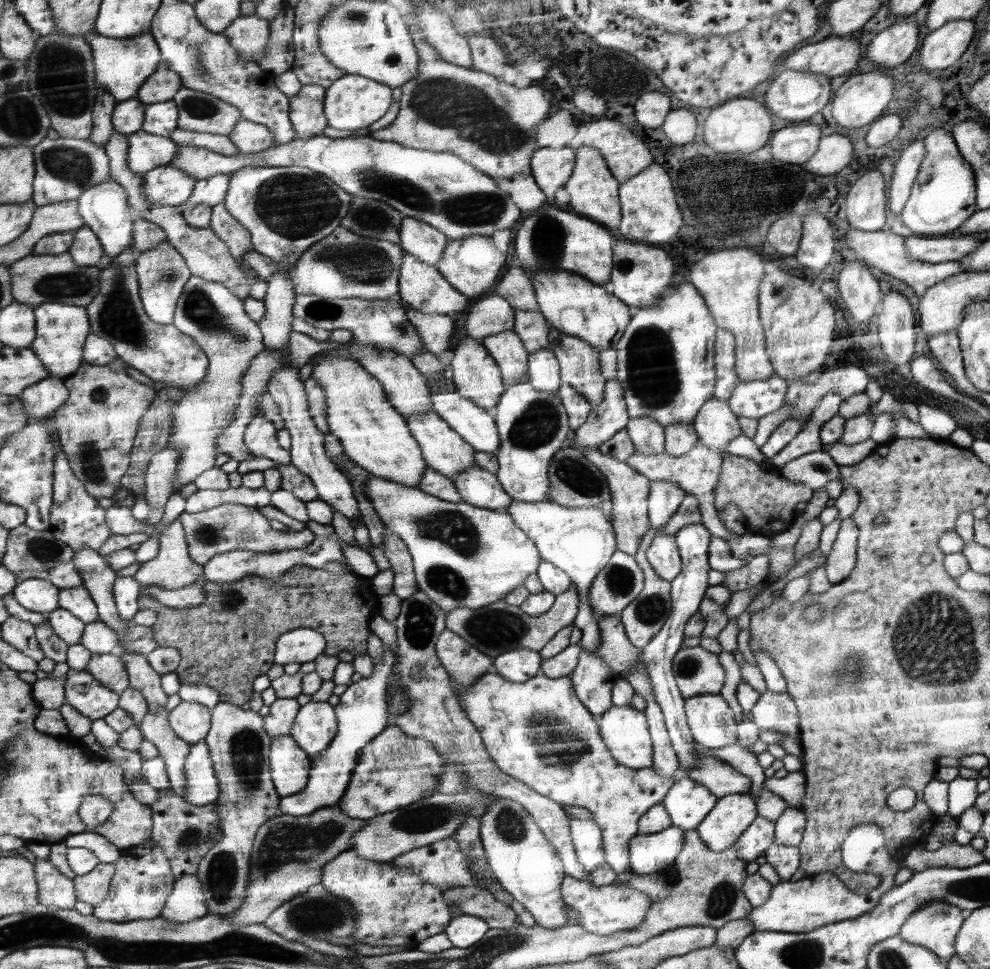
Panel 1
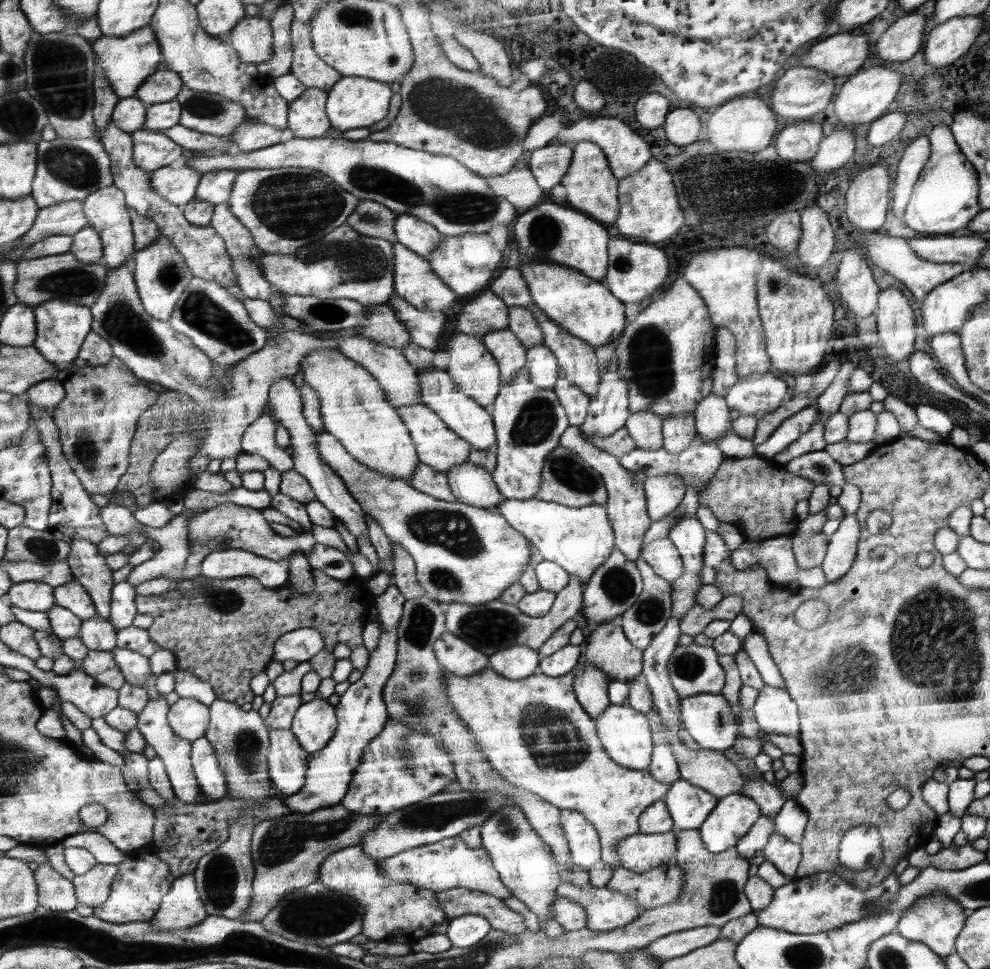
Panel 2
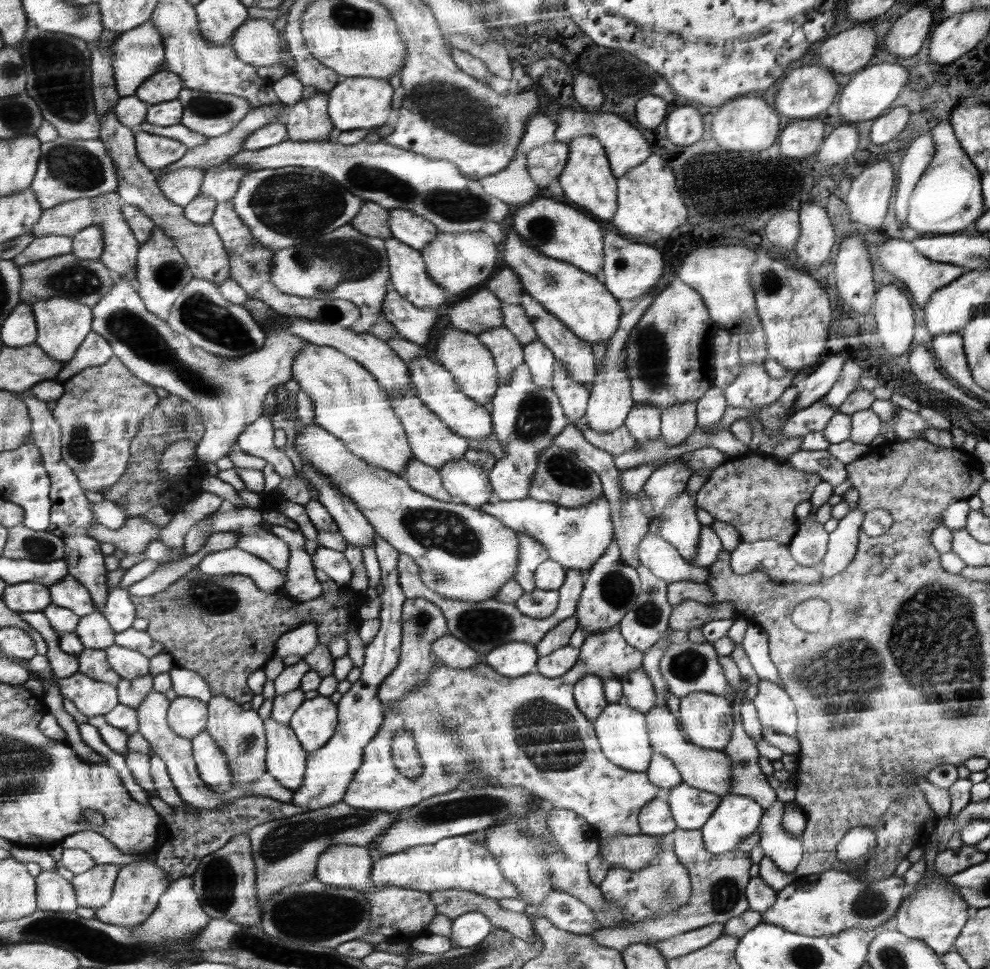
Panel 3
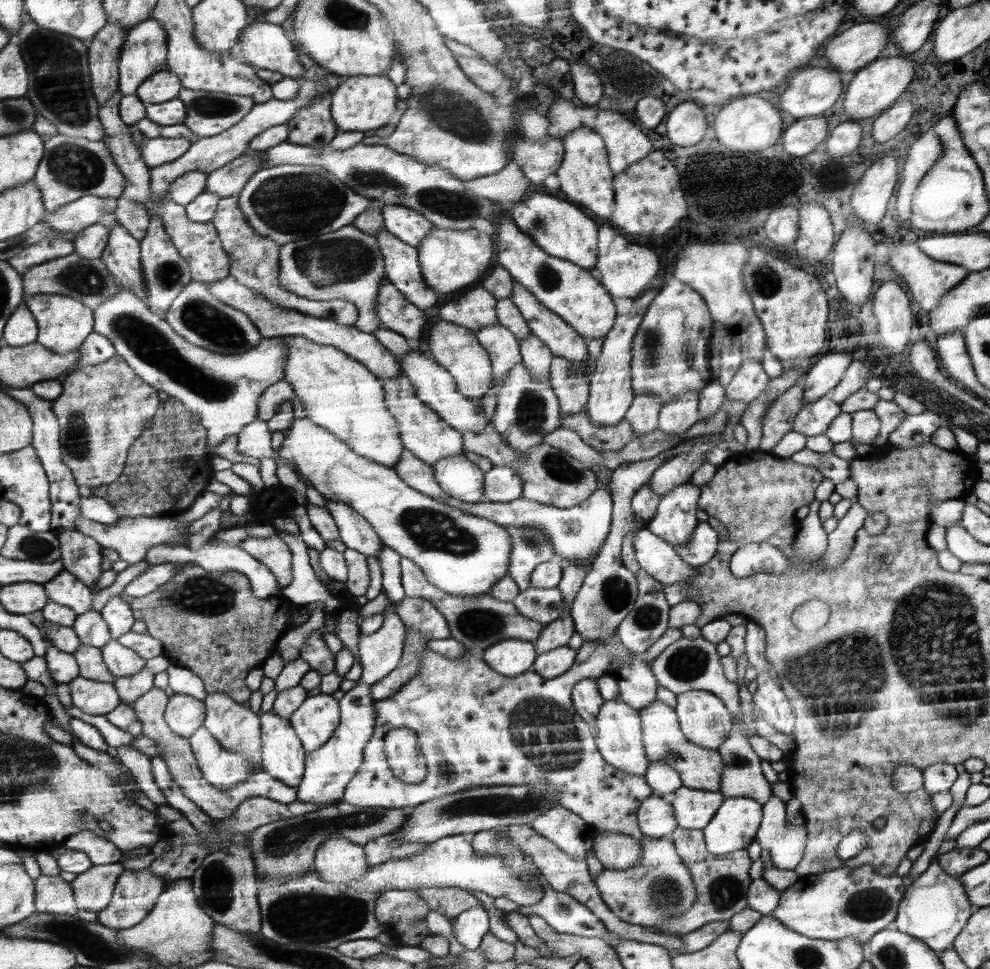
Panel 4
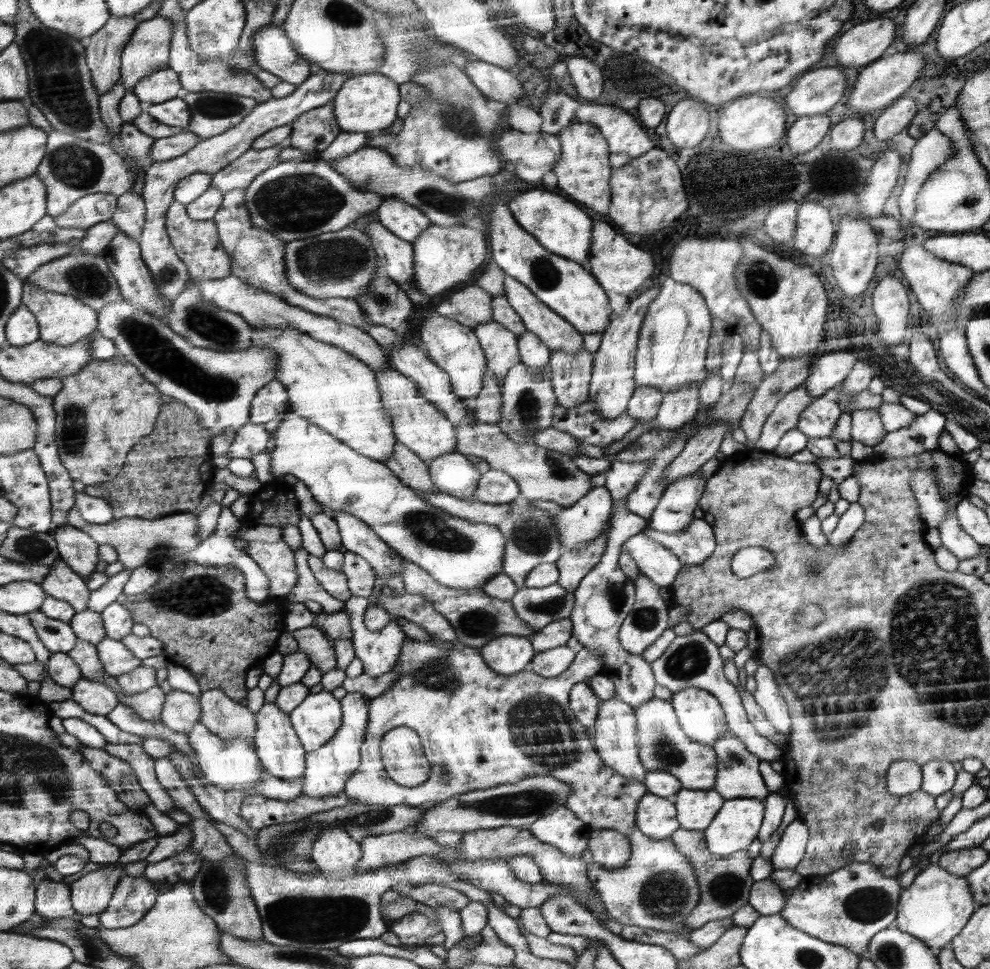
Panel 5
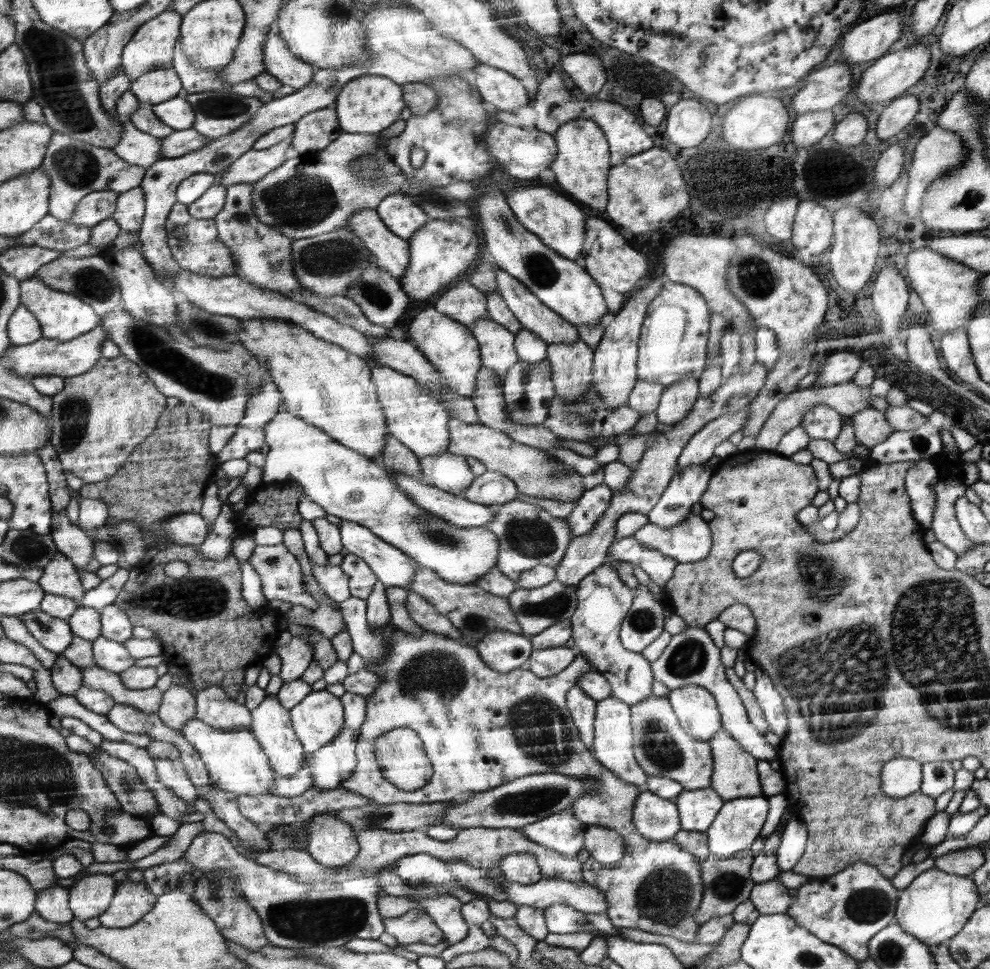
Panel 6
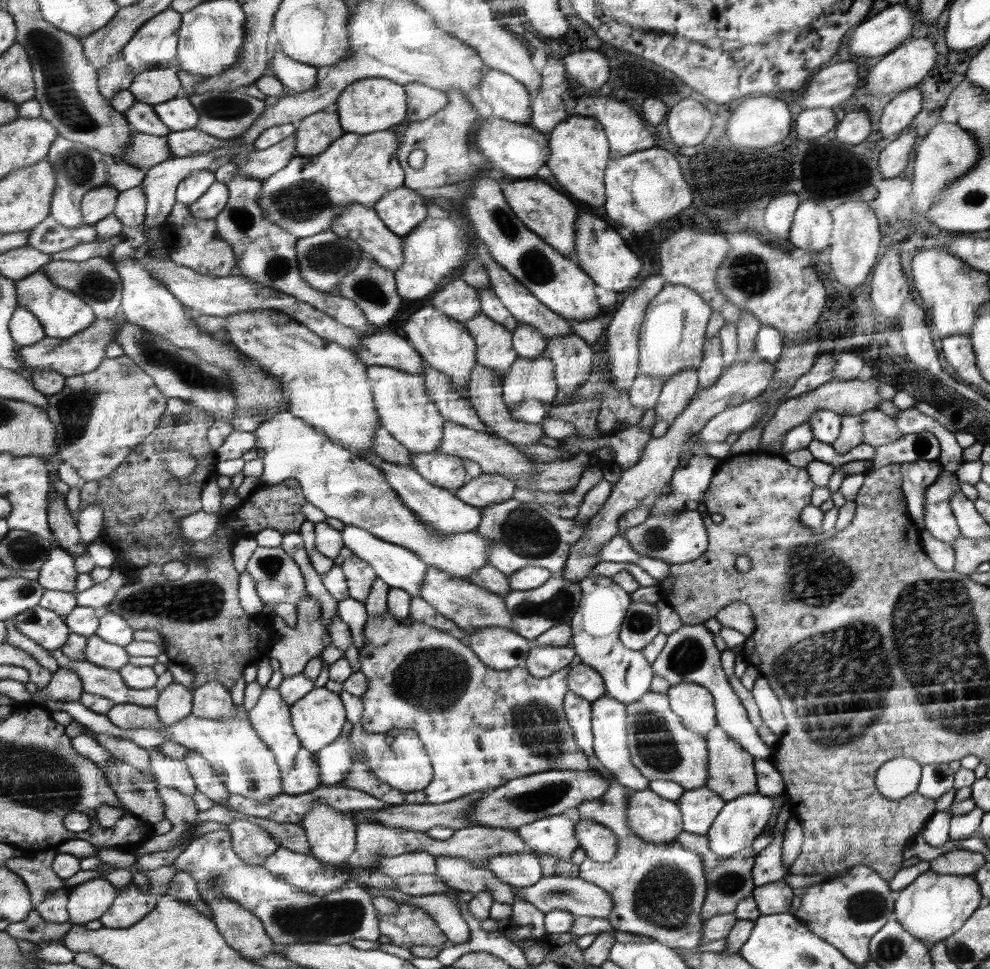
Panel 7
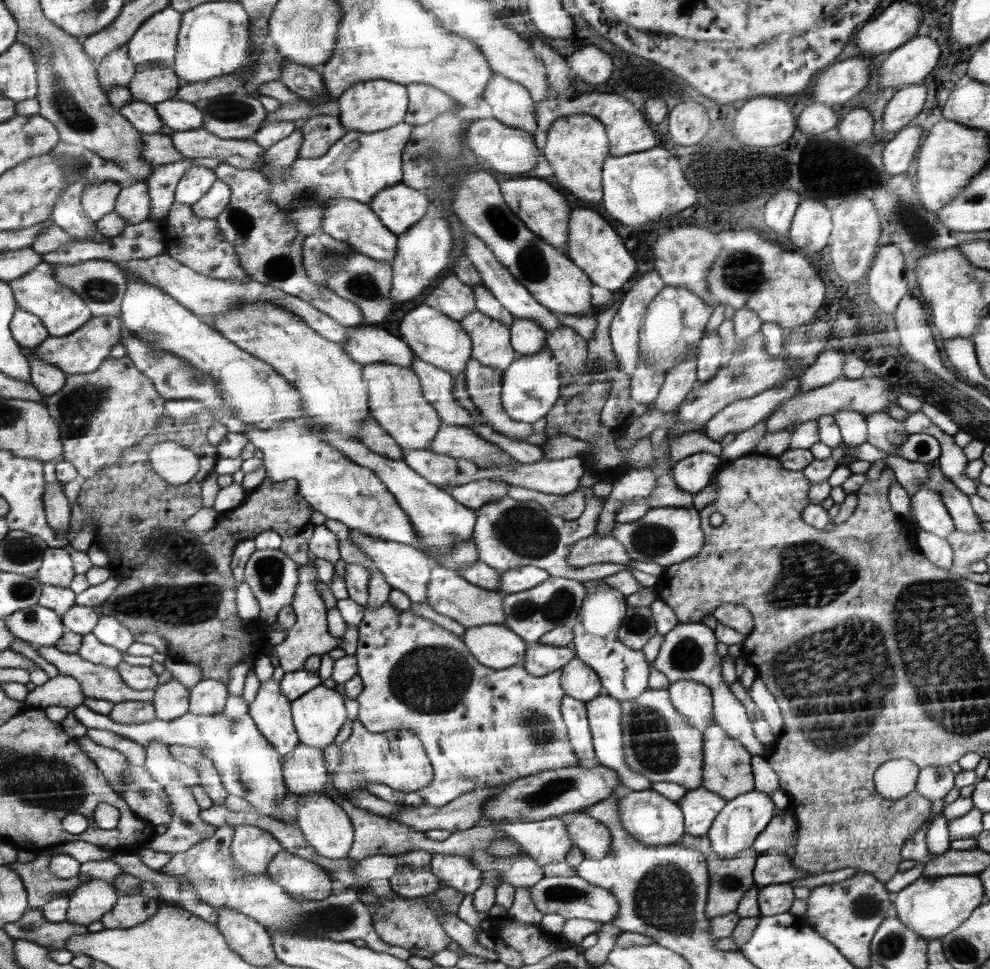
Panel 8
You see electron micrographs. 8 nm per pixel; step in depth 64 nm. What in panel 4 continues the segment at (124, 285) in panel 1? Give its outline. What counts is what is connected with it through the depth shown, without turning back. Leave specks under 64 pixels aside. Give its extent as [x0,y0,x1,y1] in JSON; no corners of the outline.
[95,287,290,456]

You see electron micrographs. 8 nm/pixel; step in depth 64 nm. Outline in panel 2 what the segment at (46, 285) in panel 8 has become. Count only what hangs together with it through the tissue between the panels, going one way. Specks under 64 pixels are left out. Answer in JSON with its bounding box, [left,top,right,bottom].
[35,300,94,377]

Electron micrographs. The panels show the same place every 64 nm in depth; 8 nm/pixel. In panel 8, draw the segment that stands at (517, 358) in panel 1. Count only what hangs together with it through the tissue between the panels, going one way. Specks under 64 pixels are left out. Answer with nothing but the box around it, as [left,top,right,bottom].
[459,309,516,372]

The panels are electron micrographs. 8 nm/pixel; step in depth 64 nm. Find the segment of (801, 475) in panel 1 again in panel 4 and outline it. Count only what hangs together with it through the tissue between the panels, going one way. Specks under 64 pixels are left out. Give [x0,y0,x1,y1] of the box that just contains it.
[789,448,851,486]

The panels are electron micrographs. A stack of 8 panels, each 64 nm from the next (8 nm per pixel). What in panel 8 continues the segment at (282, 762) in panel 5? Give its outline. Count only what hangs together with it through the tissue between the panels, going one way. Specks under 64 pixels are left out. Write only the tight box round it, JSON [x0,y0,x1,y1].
[249,678,301,758]

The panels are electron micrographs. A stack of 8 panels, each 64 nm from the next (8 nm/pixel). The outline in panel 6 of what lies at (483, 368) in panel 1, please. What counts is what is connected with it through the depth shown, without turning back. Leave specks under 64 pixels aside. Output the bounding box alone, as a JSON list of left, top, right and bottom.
[407,307,483,397]

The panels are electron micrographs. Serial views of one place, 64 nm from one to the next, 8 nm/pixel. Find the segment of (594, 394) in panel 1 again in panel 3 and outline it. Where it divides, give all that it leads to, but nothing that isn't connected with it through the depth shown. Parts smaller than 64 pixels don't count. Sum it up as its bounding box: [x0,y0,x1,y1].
[520,291,597,391]

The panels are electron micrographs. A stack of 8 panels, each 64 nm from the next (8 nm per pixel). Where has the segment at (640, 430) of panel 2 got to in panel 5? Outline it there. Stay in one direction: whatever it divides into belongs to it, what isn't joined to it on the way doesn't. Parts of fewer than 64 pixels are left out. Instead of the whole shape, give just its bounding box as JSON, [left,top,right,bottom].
[627,386,663,424]

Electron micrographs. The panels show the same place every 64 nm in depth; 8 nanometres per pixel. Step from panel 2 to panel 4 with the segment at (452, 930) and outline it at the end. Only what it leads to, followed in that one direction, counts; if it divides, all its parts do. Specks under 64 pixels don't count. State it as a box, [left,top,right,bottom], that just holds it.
[453,906,489,950]

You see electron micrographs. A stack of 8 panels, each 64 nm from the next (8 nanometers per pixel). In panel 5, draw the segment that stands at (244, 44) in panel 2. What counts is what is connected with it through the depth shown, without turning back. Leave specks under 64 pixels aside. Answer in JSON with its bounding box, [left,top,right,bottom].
[252,25,312,84]

